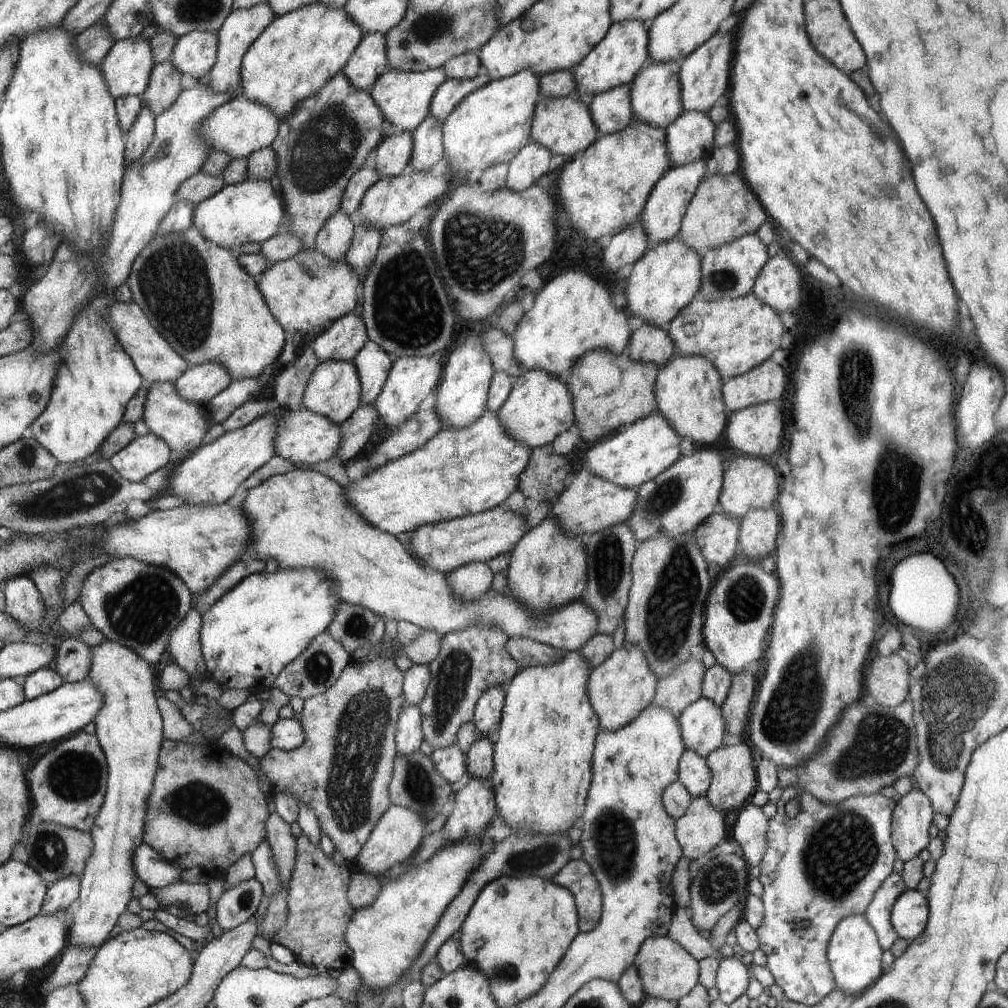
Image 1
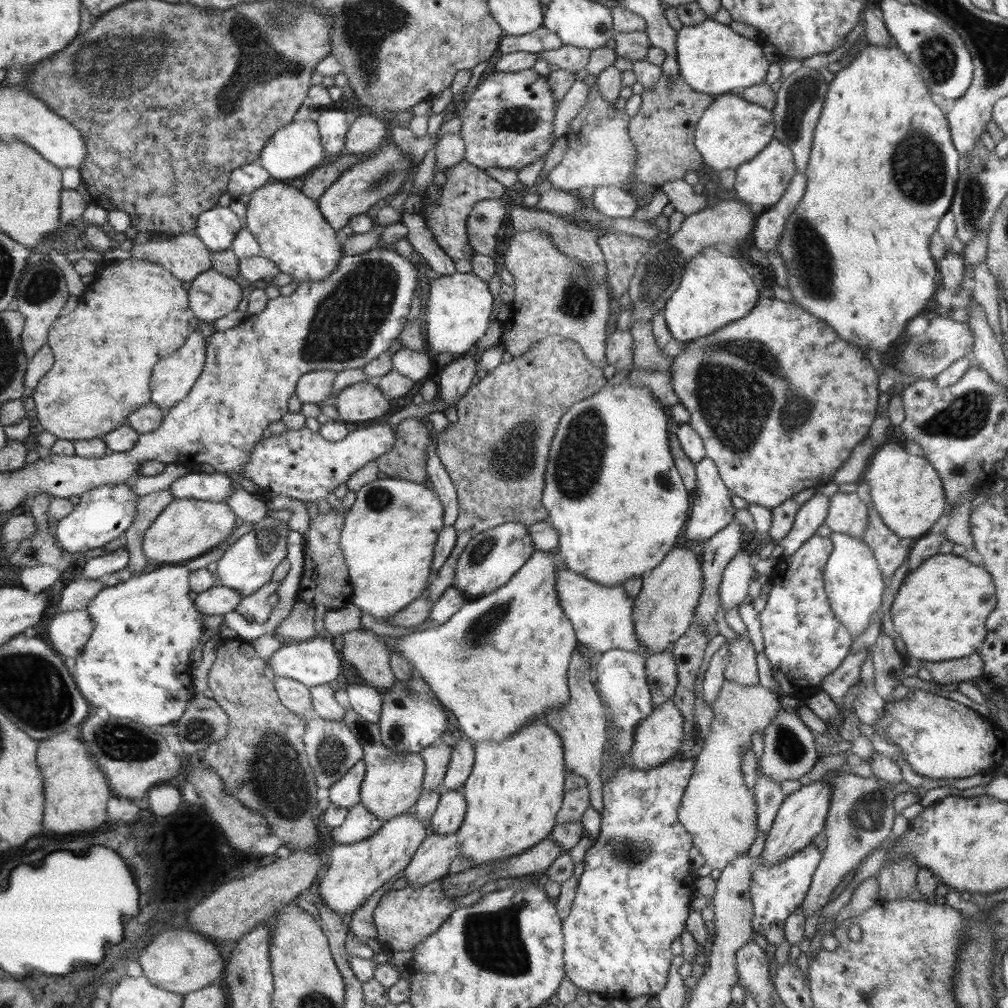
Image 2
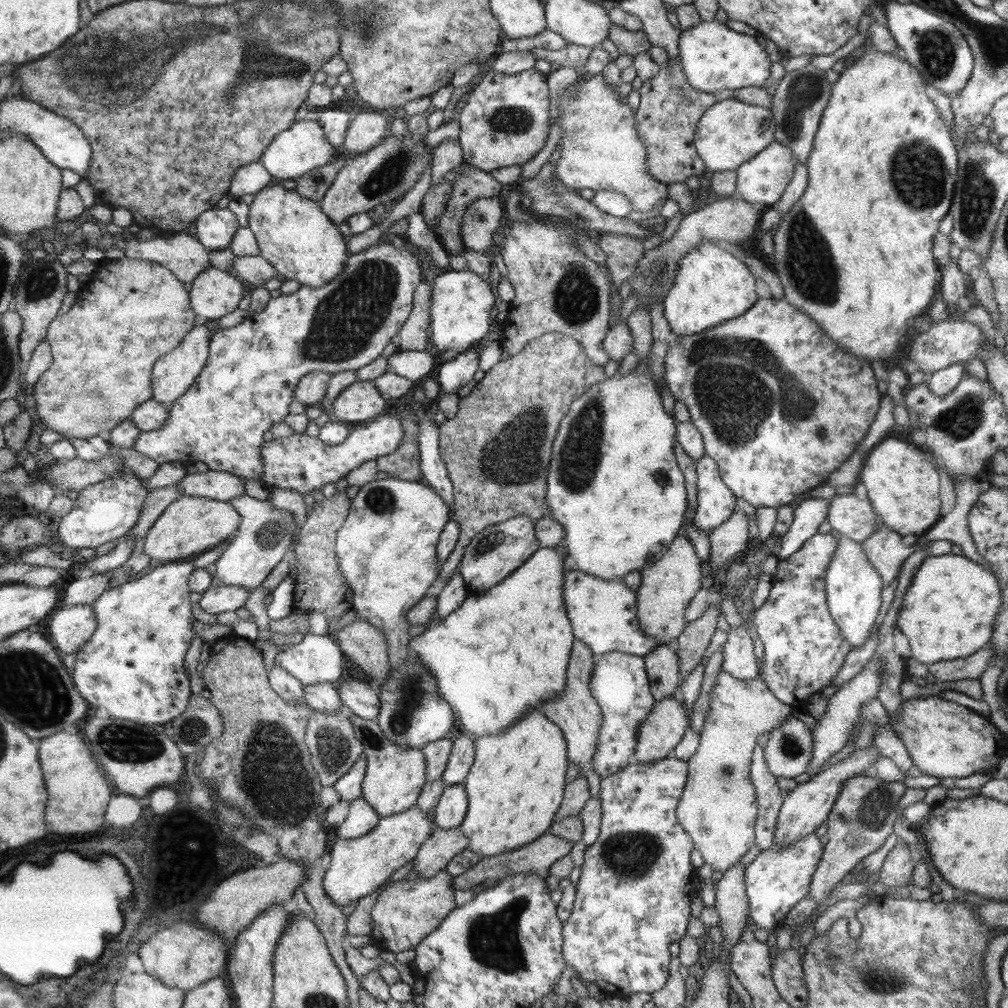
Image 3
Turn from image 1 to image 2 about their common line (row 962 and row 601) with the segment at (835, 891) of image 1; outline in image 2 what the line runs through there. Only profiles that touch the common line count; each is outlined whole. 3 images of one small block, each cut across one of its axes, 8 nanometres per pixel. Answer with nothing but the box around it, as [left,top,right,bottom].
[758,535,853,701]

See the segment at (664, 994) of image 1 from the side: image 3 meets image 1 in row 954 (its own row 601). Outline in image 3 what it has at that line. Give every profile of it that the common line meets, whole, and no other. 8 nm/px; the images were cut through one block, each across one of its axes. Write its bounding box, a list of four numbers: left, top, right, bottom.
[635,536,706,645]

